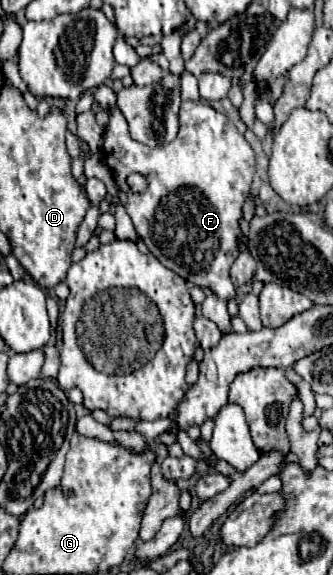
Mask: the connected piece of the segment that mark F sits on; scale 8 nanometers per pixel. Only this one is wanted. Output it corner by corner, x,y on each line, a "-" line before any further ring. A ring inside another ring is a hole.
198,100
198,102
182,102
178,136
176,136
170,144
150,148
150,146
146,146
146,144
140,144
140,142
132,140
132,138
130,138
130,132
128,132
128,124
126,124
122,112
120,112
118,108
110,108
110,122
108,122
106,134
104,134
104,162
106,162
106,166
112,170
112,174
116,176
116,182
118,182
118,184
122,186
122,190
126,192
126,196
128,196
126,212
128,212
128,216
132,218
138,236
144,240
144,244
150,248
150,252
152,252
166,268
170,268
172,272
176,272
176,274
182,276
184,280
188,280
188,282
192,282
192,284
196,284
196,286
208,286
218,298
222,298
222,300
226,300
226,302
232,300
232,298
236,296
236,286
232,284
228,272
230,272
232,262
234,262
236,256
238,256
238,234
240,234
240,224
238,224
238,220
242,218
242,204
244,204
244,200
250,196
250,184
252,184
252,178
254,178
254,172
256,172
256,168
254,168
254,150
252,150
250,144
244,140
244,136
234,128
234,124
232,124
224,114
216,112
212,106
208,106
208,104
202,102
202,100
-
134,172
138,172
138,174
142,174
142,176
146,178
148,186
146,186
144,192
132,192
130,186
126,184
126,178
128,178
130,174
134,174

